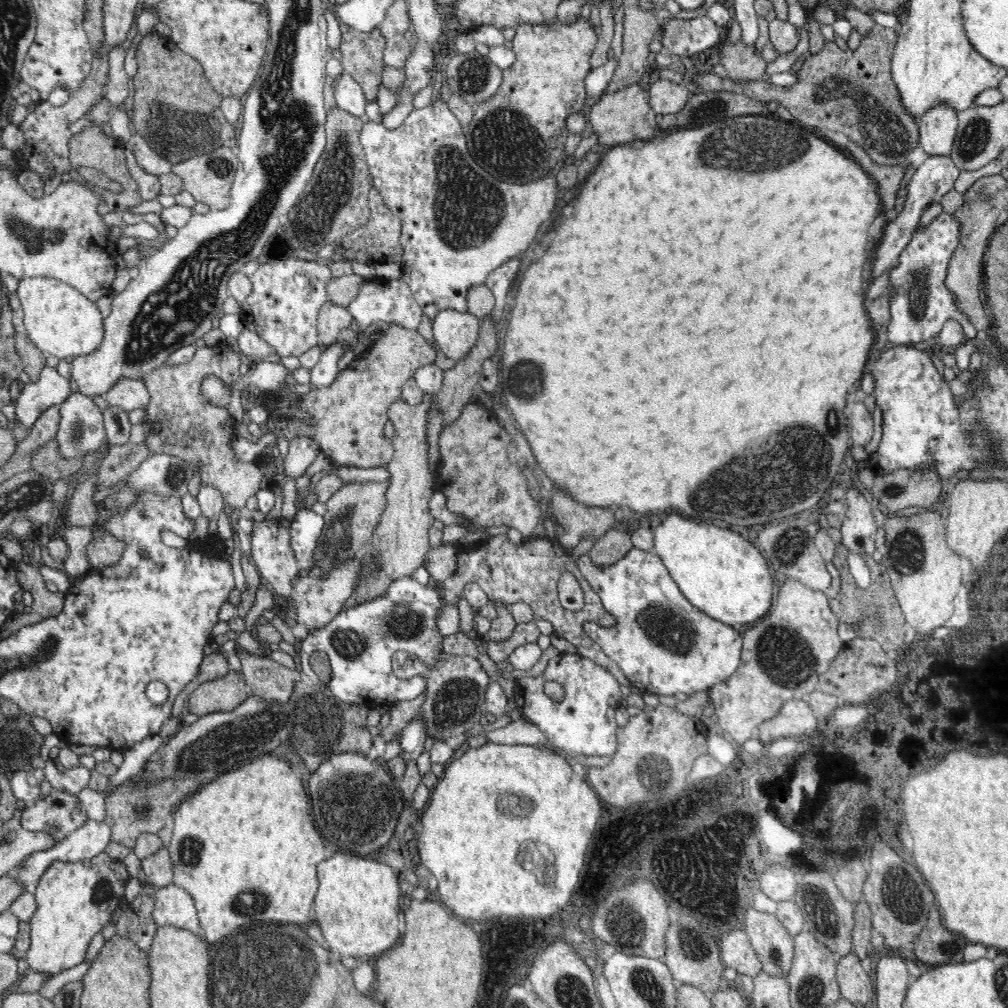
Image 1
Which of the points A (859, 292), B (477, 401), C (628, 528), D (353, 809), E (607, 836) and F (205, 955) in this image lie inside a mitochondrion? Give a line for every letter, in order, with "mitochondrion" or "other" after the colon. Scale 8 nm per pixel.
A: other
B: other
C: other
D: mitochondrion
E: other
F: mitochondrion

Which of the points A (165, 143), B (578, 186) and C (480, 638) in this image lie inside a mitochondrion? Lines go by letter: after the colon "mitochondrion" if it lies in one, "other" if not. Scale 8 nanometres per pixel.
A: mitochondrion
B: other
C: other

